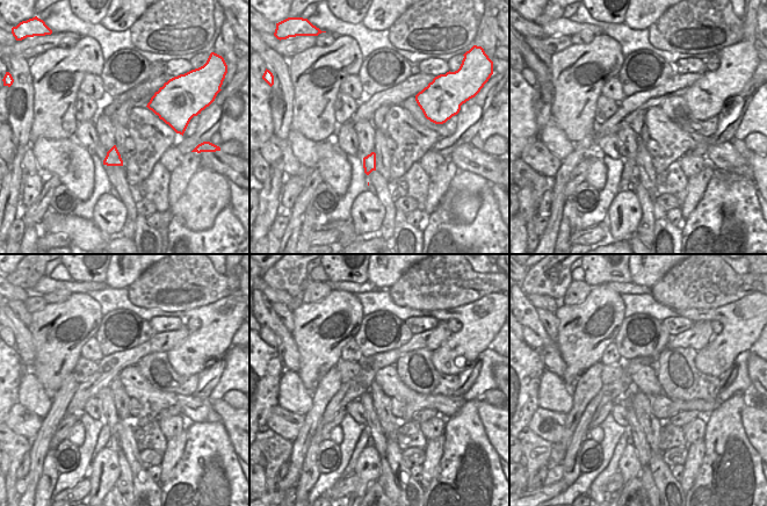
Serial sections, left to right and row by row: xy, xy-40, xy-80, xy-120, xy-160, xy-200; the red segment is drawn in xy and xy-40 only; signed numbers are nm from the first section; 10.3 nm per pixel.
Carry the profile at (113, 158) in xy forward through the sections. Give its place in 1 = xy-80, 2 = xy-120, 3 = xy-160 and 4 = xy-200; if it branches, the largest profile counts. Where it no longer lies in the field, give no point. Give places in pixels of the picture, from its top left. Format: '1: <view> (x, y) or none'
1: xy-80 (629, 173)
2: xy-120 (105, 435)
3: xy-160 (362, 442)
4: xy-200 (597, 489)

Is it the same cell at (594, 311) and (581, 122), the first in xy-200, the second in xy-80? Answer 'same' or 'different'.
same

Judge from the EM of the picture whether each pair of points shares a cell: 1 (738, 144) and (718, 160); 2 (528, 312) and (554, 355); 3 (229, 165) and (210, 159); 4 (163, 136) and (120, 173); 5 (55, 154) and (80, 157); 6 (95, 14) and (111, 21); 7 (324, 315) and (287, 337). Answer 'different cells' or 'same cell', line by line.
1: different cells
2: same cell
3: same cell
4: different cells
5: same cell
6: different cells
7: different cells

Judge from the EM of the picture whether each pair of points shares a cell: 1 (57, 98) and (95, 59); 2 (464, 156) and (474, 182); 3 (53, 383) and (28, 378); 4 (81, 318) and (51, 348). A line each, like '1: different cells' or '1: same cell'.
1: same cell
2: different cells
3: different cells
4: same cell

